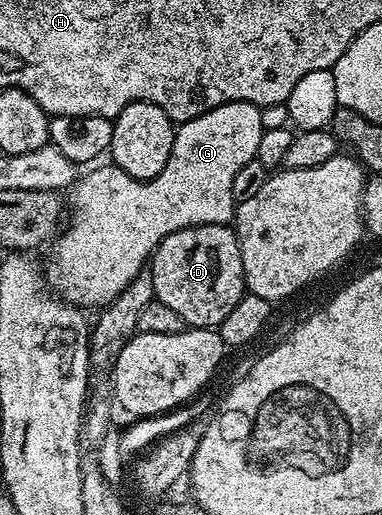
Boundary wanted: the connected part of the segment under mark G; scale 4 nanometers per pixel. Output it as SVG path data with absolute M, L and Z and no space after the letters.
M226 103L201 113L201 117L178 124L169 161L165 169L152 179L131 179L129 173L114 165L92 166L88 170L92 171L84 179L76 178L69 187L71 203L76 207L75 216L67 228L62 228L63 236L61 231L54 240L55 256L47 271L45 267L49 283L51 278L52 285L63 290L62 298L80 309L108 305L148 266L159 242L169 233L197 225L230 224L237 206L233 197L233 181L241 165L256 158L257 145L261 145L265 130L259 112L260 108L251 103Z

